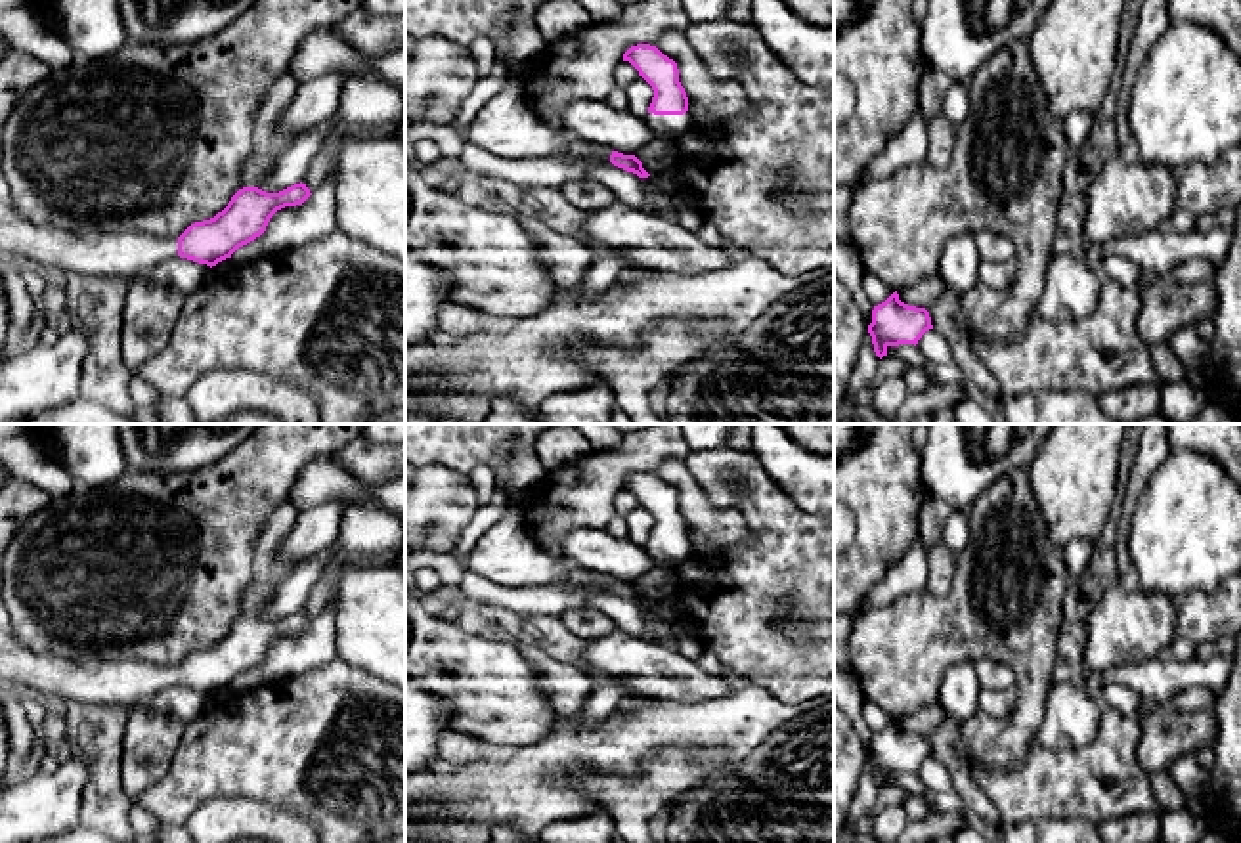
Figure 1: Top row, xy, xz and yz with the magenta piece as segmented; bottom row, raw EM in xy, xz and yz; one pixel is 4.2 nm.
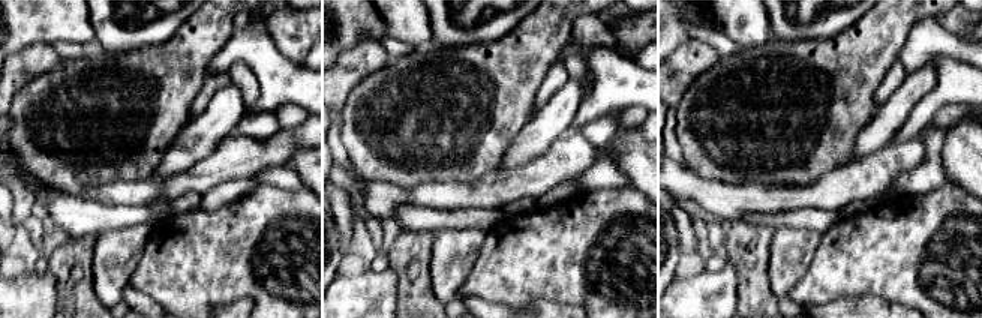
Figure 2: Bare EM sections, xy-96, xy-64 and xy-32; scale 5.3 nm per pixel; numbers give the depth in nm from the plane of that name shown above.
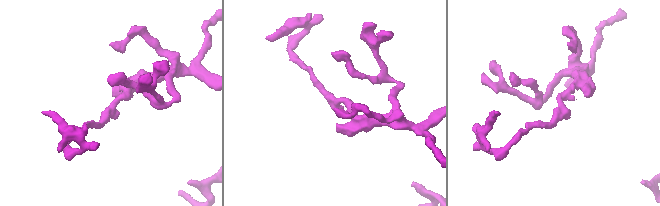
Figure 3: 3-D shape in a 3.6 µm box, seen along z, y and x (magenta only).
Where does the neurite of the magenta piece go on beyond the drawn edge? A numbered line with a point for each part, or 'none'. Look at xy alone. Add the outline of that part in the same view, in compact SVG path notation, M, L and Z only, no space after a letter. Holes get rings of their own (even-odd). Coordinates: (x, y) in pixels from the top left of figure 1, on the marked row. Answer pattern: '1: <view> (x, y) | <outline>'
1: xy (58, 253) | M0 203L0 250L25 258L40 271L65 275L140 277L178 256L178 237L134 231L65 231L36 226L13 205Z

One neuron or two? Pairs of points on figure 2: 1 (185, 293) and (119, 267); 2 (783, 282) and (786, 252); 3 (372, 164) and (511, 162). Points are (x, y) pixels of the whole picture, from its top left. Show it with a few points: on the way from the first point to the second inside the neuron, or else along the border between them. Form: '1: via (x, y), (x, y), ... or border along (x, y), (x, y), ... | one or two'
1: border along (146, 239), (141, 258), (128, 282) | two
2: via (783, 275), (786, 260) | one
3: border along (519, 132), (498, 167) | two

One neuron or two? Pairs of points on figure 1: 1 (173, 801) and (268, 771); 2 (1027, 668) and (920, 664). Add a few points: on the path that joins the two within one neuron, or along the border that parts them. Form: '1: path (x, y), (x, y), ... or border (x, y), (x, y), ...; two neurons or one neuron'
1: path (195, 778), (203, 771), (245, 771); one neuron
2: path (1001, 645), (947, 645); one neuron

